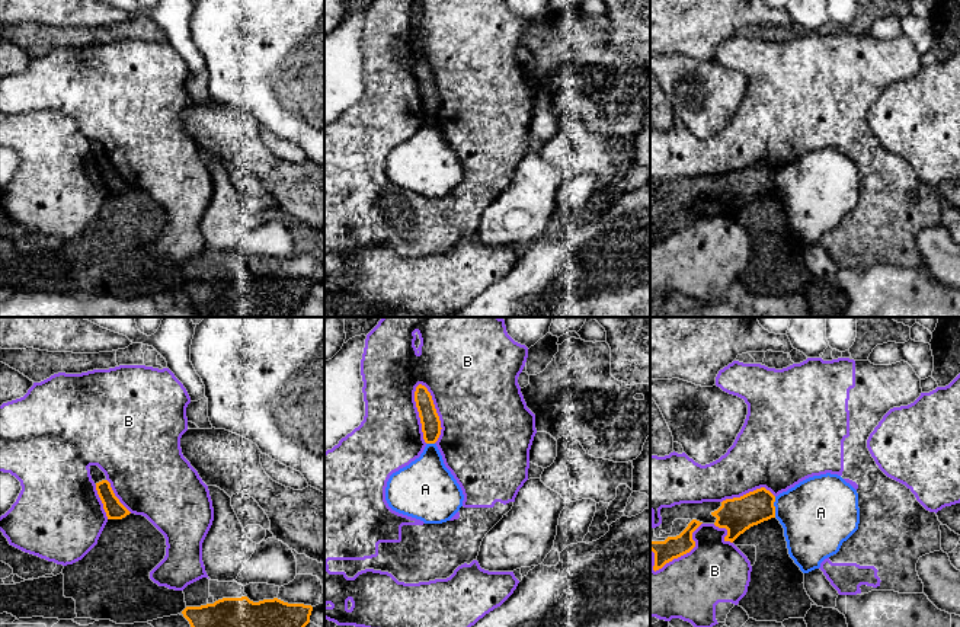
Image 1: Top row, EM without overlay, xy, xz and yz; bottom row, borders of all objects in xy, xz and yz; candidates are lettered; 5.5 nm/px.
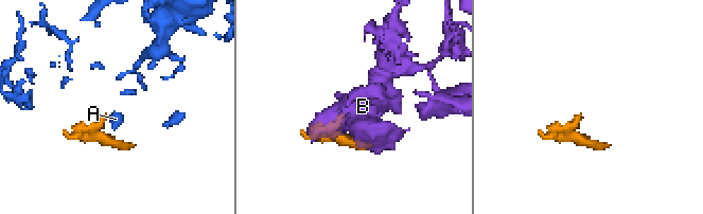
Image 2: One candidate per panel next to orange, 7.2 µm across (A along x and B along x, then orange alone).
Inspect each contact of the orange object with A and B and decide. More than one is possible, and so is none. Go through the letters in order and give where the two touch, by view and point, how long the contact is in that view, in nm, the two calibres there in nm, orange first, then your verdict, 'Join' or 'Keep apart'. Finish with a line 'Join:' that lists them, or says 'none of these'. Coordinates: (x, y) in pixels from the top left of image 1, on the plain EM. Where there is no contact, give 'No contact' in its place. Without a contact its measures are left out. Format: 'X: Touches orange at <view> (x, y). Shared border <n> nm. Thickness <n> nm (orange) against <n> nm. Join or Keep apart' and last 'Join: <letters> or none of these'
A: Touches orange at yz (774, 181). Shared border 120 nm. Thickness 190 nm (orange) against 400 nm. Keep apart
B: Touches orange at xz (435, 86). Shared border 340 nm. Thickness 110 nm (orange) against 480 nm. Keep apart
Join: none of these

